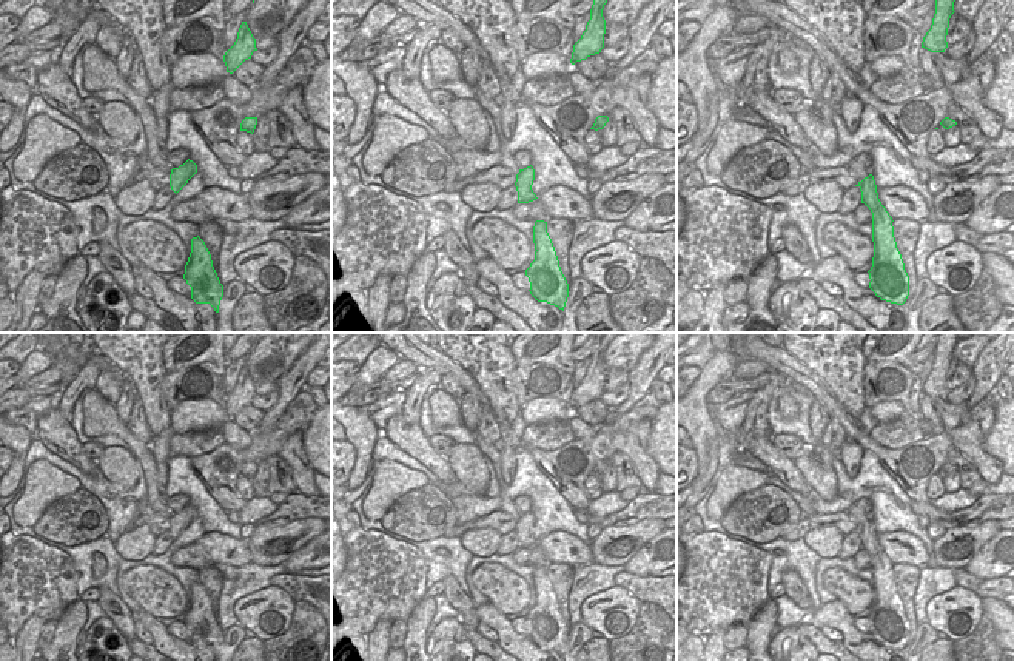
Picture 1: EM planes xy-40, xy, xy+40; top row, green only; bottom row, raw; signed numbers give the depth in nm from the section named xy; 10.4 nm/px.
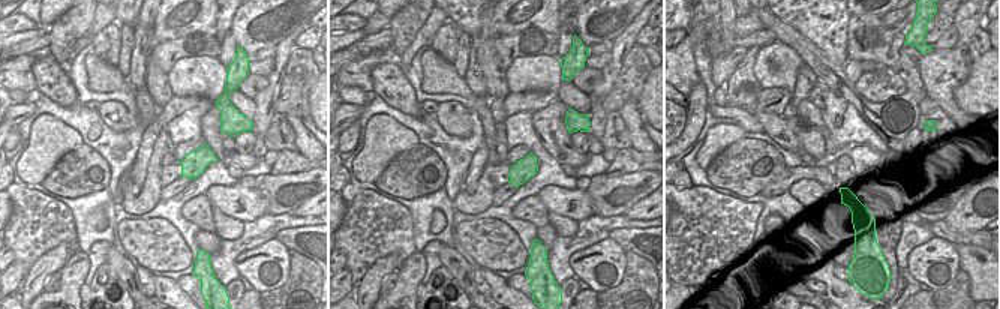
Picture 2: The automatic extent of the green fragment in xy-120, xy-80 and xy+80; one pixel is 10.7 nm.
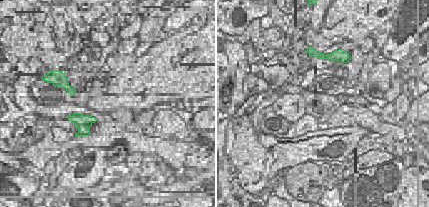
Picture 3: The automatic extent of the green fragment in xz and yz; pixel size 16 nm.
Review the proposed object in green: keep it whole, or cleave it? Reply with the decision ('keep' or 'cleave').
keep

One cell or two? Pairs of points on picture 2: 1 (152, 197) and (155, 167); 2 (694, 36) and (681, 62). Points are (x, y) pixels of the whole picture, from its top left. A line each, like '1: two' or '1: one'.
1: one
2: one

